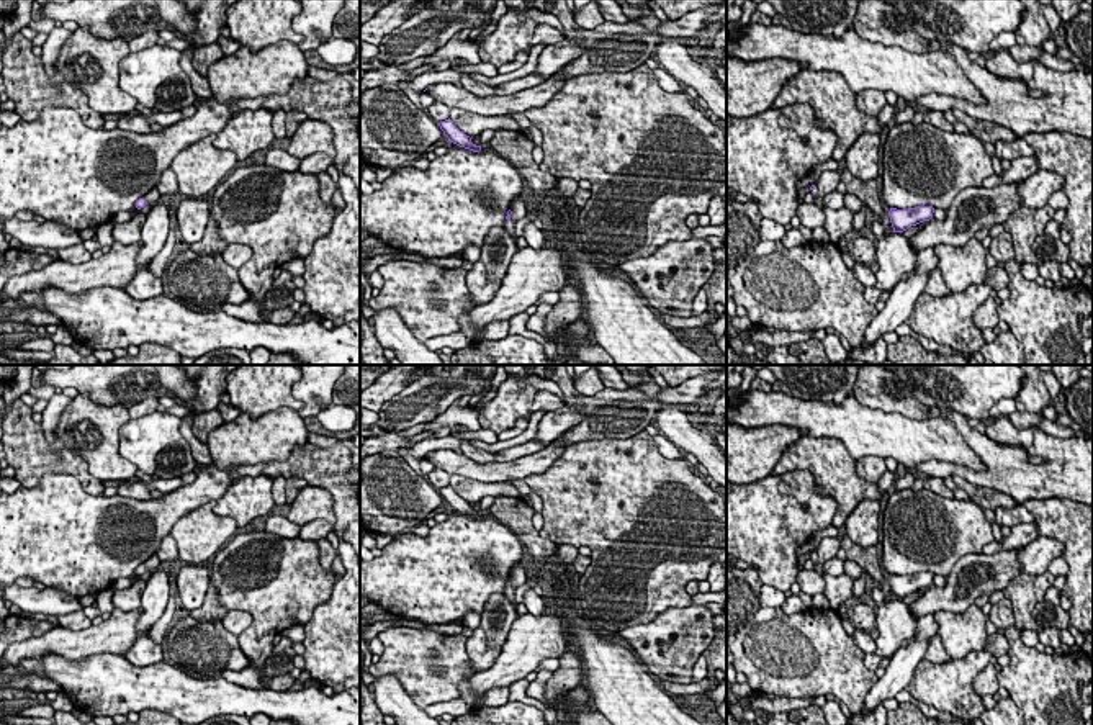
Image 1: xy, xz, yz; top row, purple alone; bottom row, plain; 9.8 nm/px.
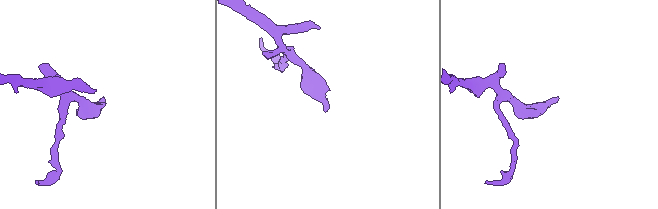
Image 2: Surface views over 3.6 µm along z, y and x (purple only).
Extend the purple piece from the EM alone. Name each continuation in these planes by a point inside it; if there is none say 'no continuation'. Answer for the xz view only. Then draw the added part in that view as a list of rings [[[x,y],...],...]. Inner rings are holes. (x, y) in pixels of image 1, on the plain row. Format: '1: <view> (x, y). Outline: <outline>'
1: xz (519, 576). Outline: [[[517,565],[512,571],[511,571],[511,586],[504,589],[504,594],[507,596],[507,599],[515,606],[517,609],[517,602],[515,602],[515,589],[525,583],[529,583],[529,571],[525,571],[520,565]]]

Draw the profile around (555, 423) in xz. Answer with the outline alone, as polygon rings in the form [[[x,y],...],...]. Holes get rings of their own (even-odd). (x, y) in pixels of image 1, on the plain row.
[[[563,406],[555,411],[546,411],[538,422],[538,430],[533,435],[533,442],[542,442],[543,445],[550,445],[573,426],[582,421],[584,414],[579,411],[571,411],[568,406]]]

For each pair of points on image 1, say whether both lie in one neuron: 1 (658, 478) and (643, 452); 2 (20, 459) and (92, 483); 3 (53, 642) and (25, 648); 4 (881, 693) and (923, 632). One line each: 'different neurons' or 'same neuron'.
1: same neuron
2: same neuron
3: same neuron
4: same neuron

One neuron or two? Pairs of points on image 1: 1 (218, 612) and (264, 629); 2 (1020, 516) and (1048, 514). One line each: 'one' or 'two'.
1: two
2: two

